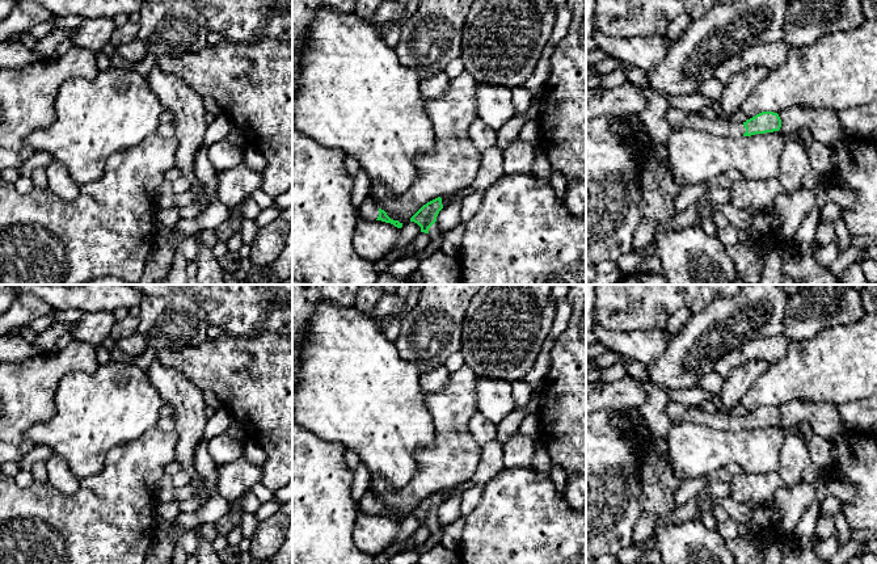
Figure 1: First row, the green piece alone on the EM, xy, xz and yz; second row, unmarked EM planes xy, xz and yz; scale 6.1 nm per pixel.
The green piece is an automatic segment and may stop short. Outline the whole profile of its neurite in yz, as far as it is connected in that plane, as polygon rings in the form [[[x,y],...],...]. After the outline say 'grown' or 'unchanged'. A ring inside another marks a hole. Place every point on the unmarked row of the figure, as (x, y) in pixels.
[[[670,400],[666,414],[672,424],[697,422],[725,432],[773,426],[781,421],[779,408],[773,405],[762,405],[743,417],[737,417],[718,411],[709,413],[700,405],[682,405]]]; grown

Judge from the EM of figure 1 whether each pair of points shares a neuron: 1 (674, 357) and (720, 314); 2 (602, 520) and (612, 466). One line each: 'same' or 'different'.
1: same
2: same

